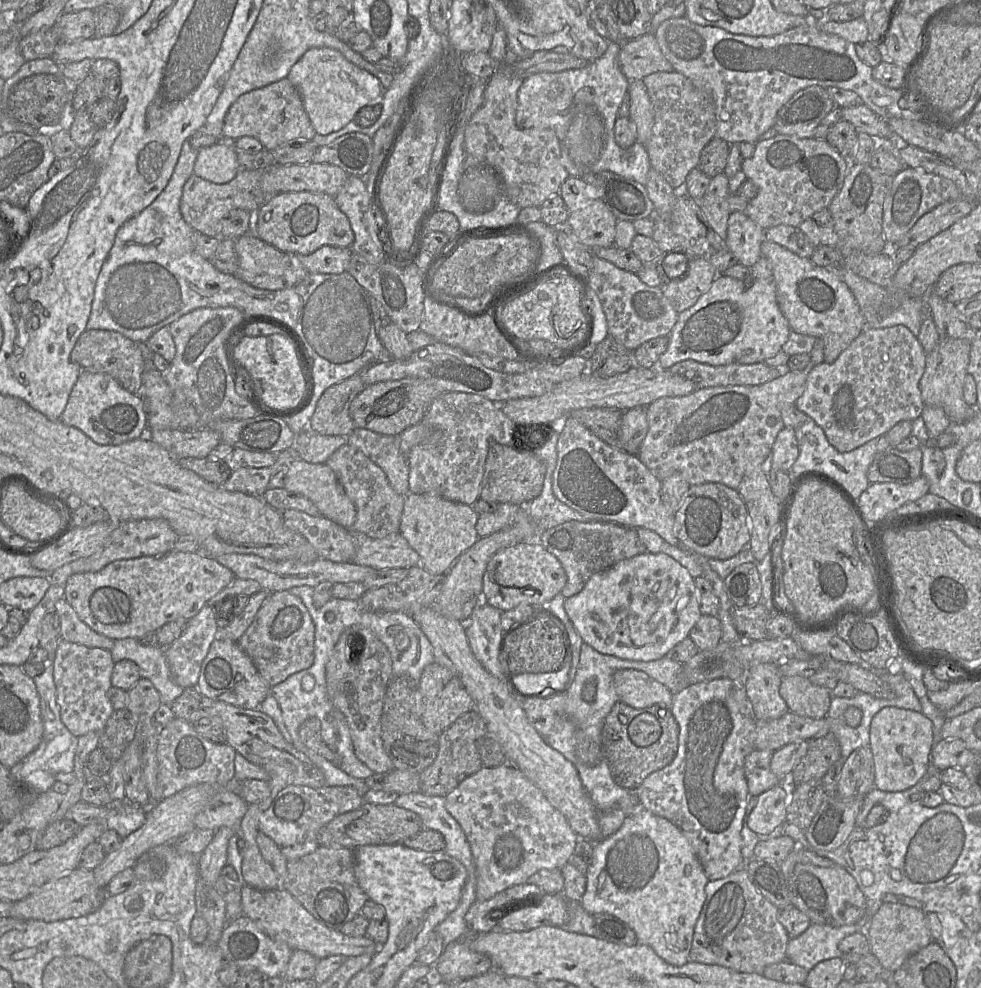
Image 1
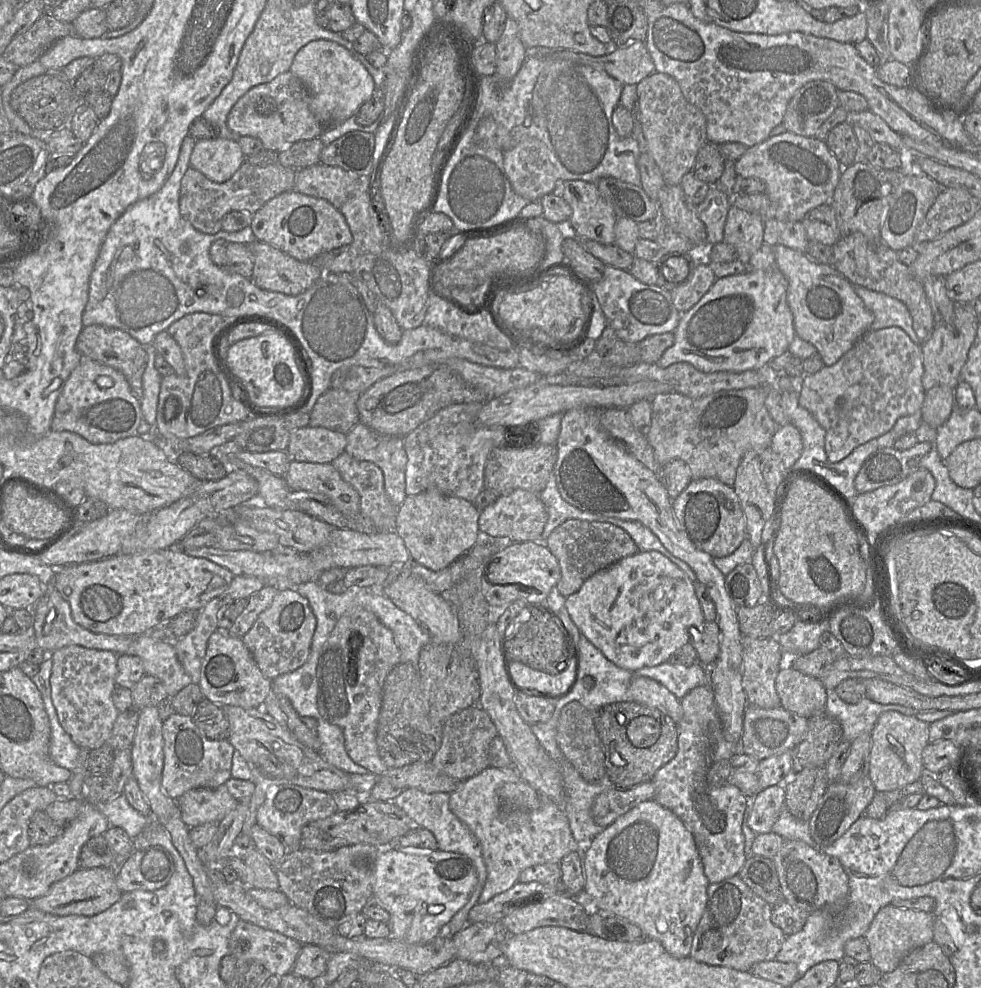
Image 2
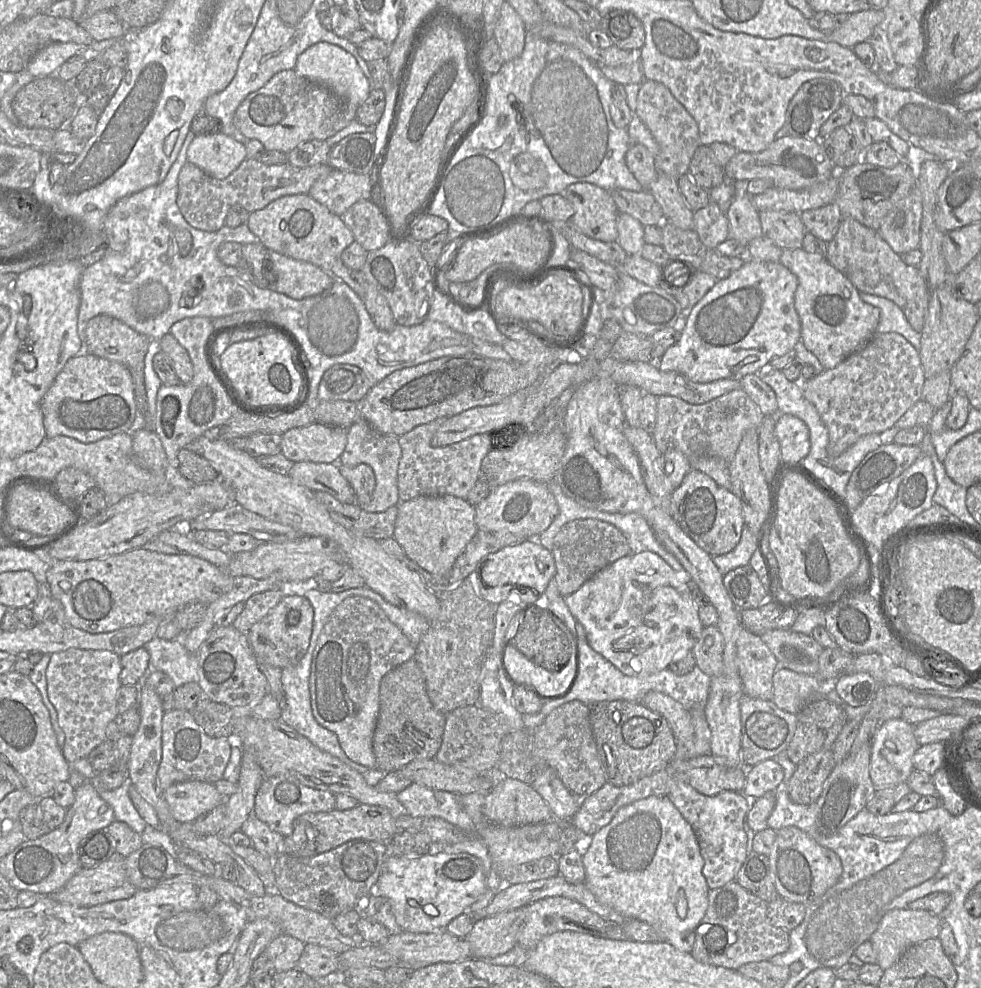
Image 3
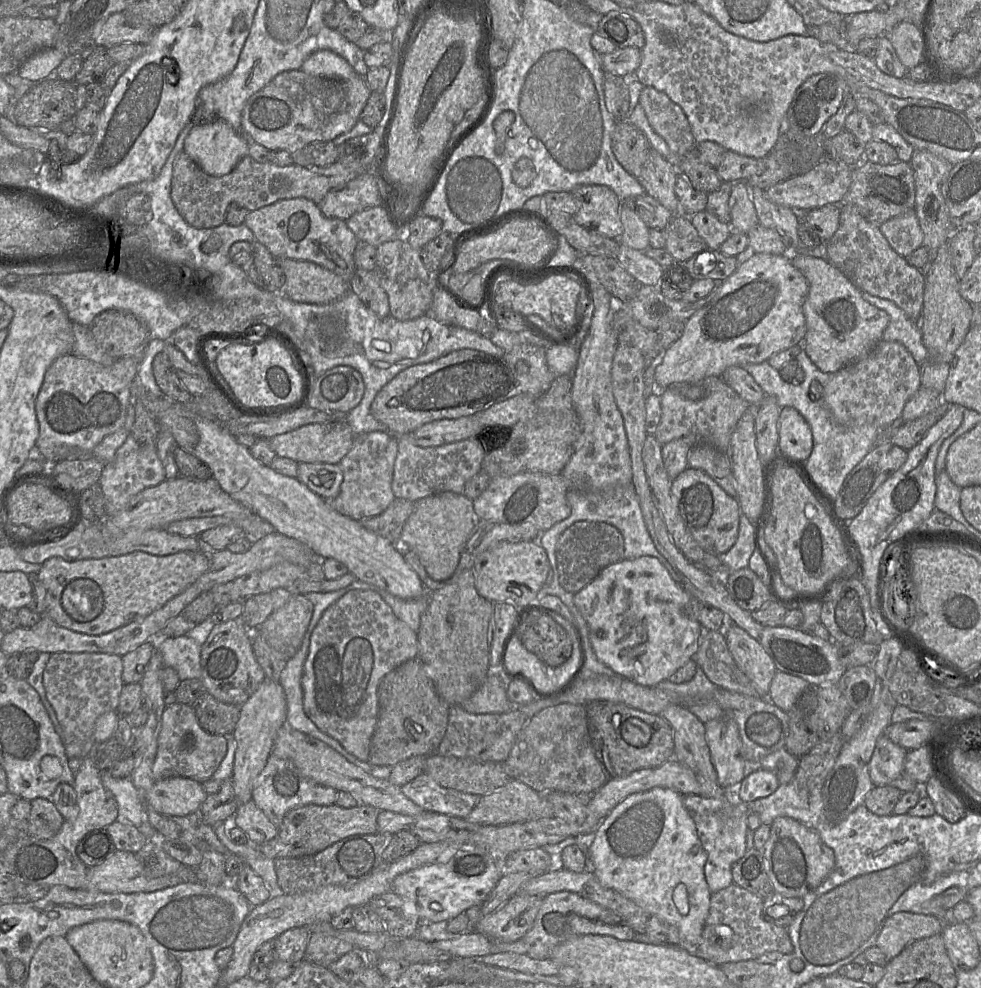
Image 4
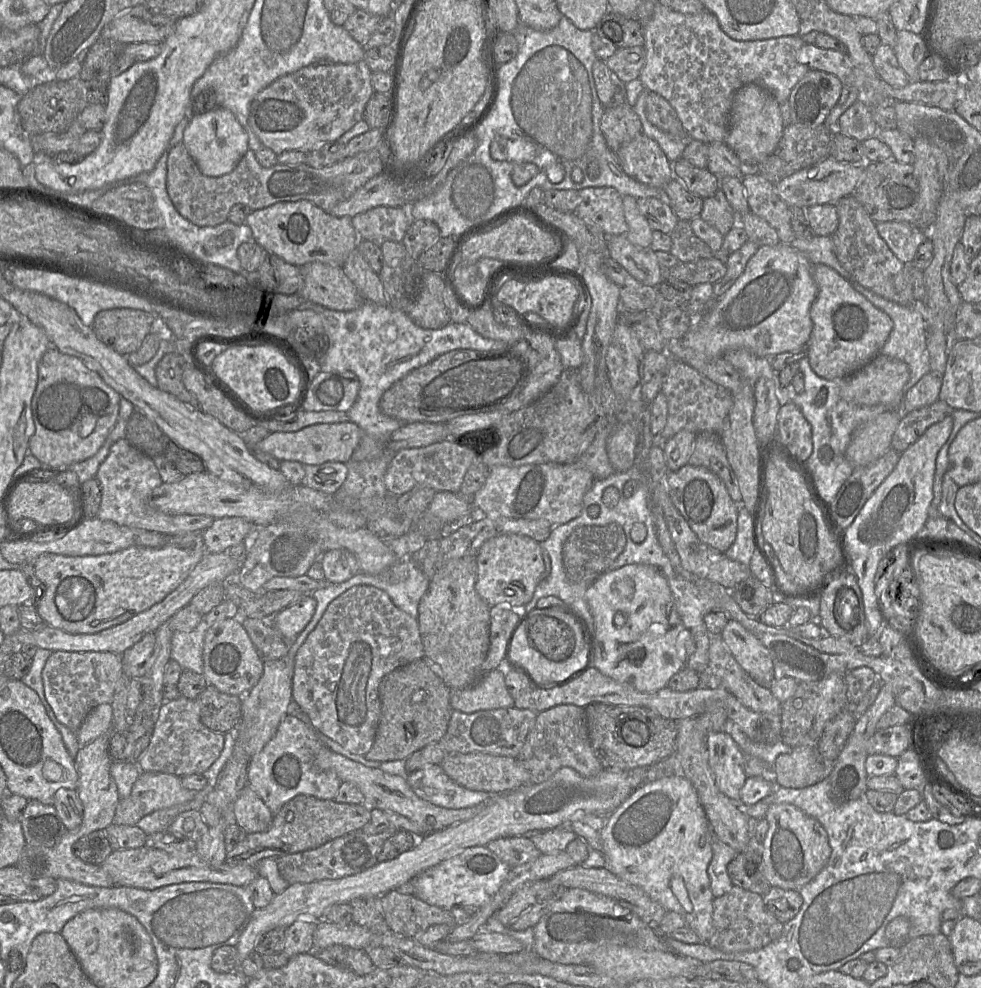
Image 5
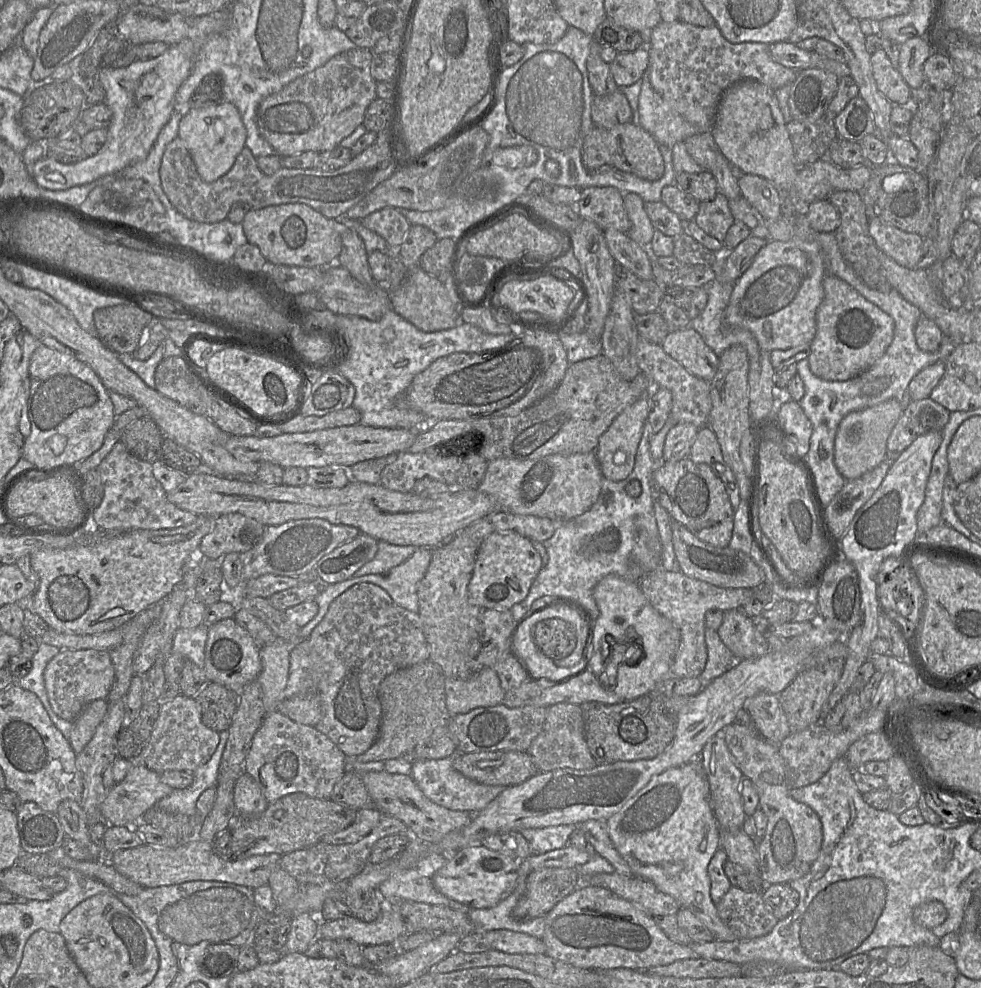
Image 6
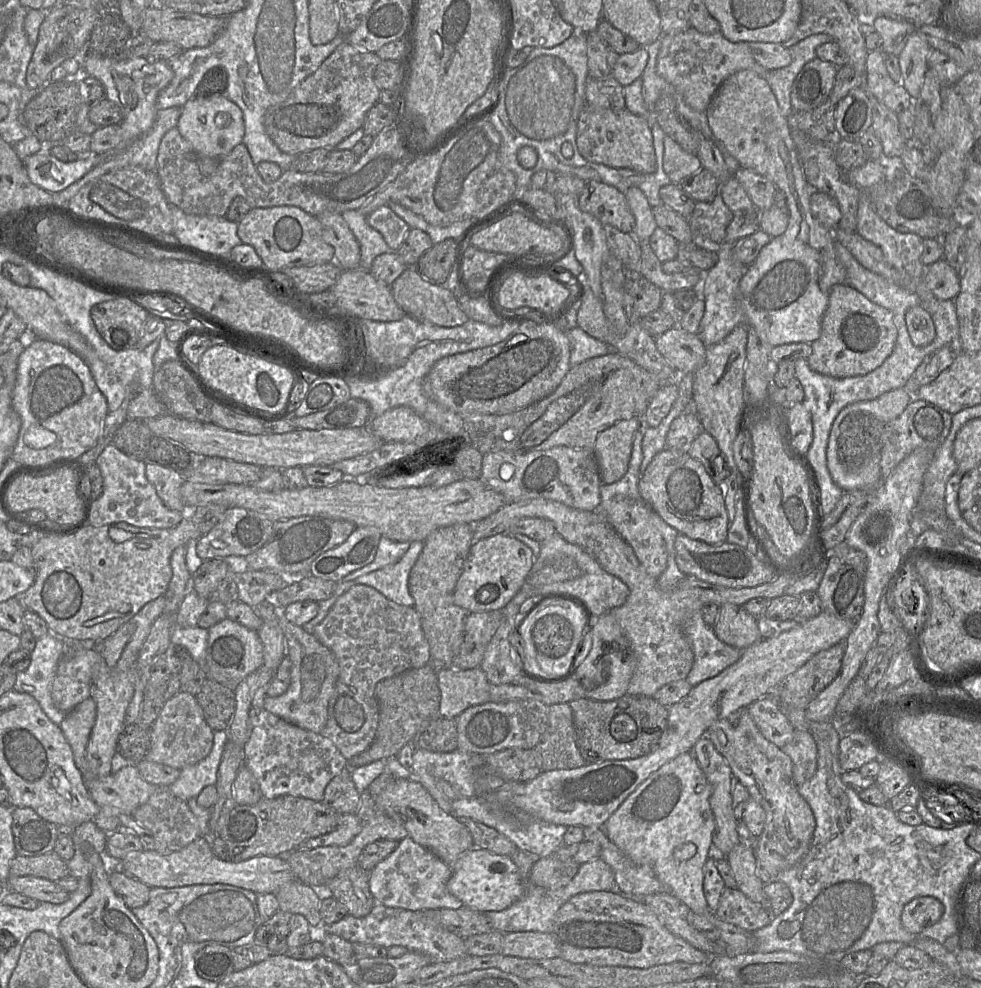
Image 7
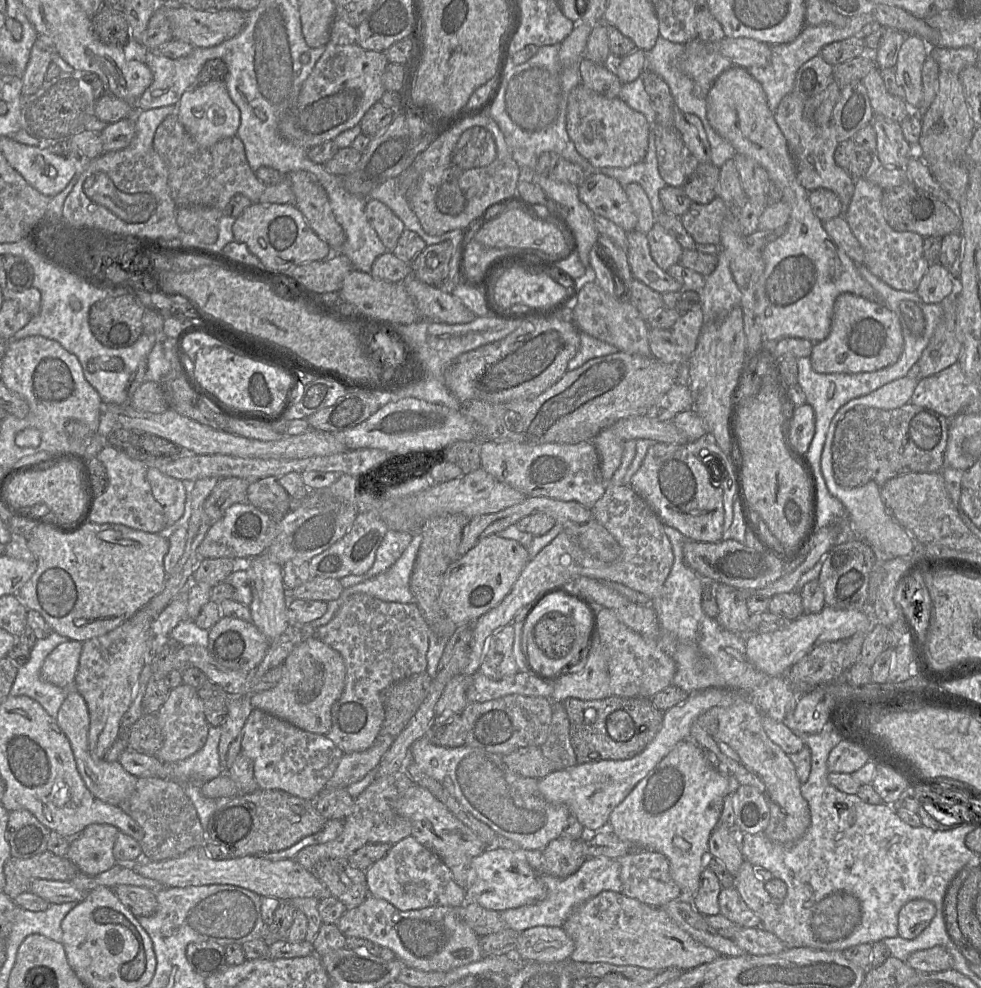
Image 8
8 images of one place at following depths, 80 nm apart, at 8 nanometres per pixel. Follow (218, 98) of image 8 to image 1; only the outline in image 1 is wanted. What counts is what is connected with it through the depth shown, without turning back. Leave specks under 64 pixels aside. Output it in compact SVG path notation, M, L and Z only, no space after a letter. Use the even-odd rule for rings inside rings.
M233 142L218 143L198 150L194 174L216 184L231 181L240 171Z

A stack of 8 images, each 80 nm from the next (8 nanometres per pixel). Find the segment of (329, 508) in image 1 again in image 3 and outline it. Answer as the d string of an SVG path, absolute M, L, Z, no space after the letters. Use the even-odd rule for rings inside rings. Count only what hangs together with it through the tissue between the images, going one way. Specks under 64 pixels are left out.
M296 462L288 475L298 484L313 491L326 492L341 503L357 503L354 489L335 463Z

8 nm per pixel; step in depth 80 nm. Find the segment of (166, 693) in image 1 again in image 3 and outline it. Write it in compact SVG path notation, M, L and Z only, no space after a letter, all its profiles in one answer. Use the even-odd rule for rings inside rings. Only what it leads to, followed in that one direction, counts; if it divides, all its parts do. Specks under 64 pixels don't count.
M155 637L144 647L150 654L150 669L167 674L175 687L198 682L198 654L189 652L181 639Z

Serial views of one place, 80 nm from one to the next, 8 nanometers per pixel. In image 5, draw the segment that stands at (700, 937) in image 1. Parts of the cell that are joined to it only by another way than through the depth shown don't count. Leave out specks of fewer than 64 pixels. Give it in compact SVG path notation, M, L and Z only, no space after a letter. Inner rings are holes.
M734 885L724 895L714 898L712 922L714 934L707 944L725 953L759 950L777 940L784 925L765 909L763 896Z

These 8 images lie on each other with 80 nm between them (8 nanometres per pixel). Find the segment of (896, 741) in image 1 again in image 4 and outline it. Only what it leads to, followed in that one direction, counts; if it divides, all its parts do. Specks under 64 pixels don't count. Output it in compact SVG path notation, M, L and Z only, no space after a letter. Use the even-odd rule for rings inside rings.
M885 734L877 740L869 762L869 775L874 786L888 785L903 773L907 752Z

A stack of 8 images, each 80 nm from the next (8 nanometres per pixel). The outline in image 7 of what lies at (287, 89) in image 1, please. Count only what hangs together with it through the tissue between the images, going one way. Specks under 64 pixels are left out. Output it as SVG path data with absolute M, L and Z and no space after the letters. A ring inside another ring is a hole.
M347 41L340 44L283 102L271 106L266 111L264 126L268 136L281 151L291 155L316 148L335 149L338 143L363 126L366 113L379 102L381 90L374 81L374 73L381 61L375 52L359 49Z

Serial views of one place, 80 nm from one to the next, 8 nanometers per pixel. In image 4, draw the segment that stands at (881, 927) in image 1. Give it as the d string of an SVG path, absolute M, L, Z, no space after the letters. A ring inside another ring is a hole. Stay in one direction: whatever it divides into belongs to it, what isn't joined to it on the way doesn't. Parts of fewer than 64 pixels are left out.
M897 912L886 920L876 945L885 953L888 960L891 960L908 944L942 931L943 923L935 916Z

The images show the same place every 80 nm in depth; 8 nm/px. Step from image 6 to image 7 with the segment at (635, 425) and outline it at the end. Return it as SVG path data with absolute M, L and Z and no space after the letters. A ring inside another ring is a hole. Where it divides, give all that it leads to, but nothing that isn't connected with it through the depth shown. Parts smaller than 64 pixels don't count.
M634 417L620 420L599 433L593 446L593 453L599 466L602 483L612 484L625 475L631 458L633 438L642 425L645 425L643 418Z

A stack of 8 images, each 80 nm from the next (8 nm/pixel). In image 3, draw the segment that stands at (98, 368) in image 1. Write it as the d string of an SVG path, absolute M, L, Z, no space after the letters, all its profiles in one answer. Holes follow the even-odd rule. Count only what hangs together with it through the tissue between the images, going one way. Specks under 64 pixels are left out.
M106 314L91 318L86 324L82 324L81 327L81 340L84 343L83 352L124 365L132 376L137 410L147 416L144 358L151 339L144 334L138 333L121 320Z

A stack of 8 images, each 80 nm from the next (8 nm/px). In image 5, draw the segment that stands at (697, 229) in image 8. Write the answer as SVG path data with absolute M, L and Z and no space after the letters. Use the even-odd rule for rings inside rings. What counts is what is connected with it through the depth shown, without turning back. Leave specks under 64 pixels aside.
M720 188L712 197L703 199L699 217L717 229L723 236L738 224L738 217Z

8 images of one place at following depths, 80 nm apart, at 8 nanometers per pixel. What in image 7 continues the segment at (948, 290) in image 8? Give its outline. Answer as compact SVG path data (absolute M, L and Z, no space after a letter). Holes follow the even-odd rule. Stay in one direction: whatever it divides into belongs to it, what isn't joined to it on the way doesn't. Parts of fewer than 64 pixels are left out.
M943 258L926 266L924 280L938 300L954 300L960 291L959 274Z

